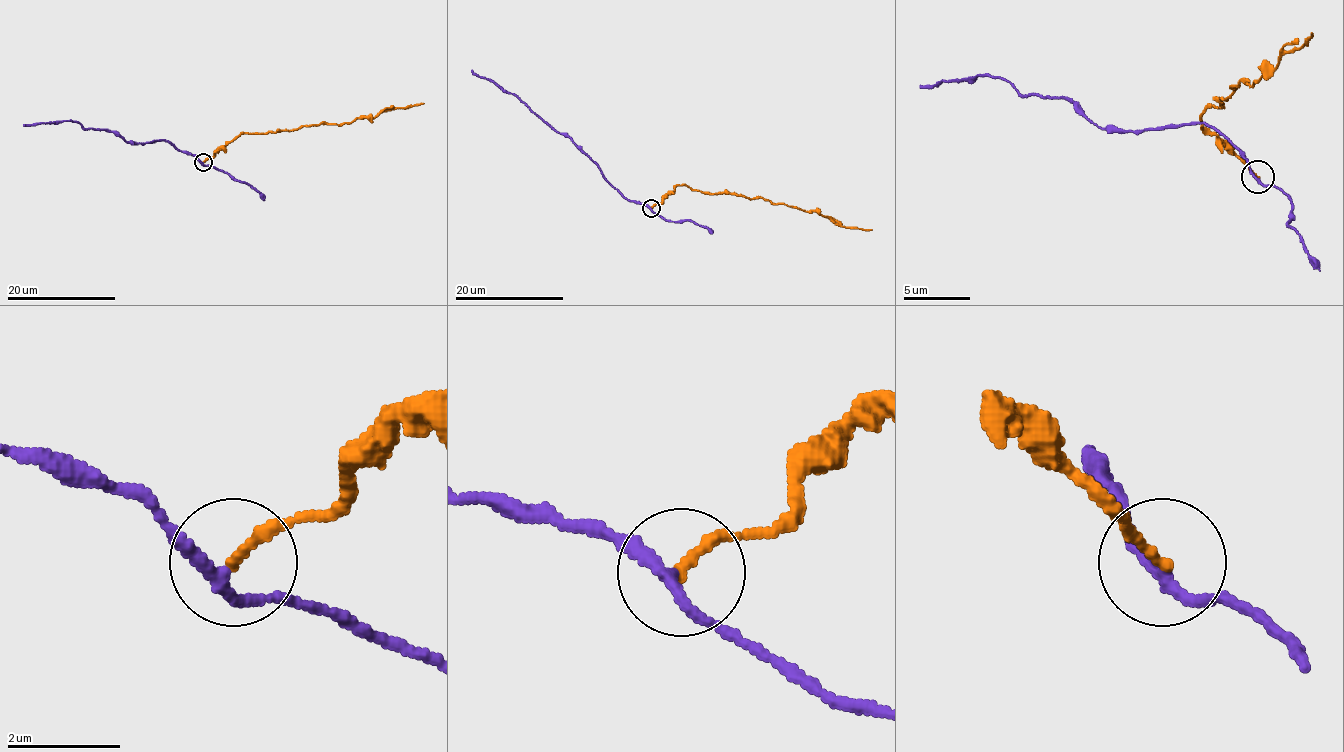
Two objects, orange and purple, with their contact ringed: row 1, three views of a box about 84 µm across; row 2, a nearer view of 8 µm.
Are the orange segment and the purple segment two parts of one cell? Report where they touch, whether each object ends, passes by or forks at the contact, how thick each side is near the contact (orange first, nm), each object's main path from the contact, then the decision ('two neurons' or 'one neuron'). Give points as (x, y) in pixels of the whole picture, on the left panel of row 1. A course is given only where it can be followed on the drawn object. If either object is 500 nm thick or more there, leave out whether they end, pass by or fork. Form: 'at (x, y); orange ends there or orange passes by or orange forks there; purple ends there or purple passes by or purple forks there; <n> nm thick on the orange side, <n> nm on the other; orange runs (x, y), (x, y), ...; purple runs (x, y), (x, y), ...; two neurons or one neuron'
at (203, 162); orange ends there; purple passes by; 200 nm thick on the orange side, 200 nm on the other; orange runs (203, 162), (241, 133), (293, 131), (304, 125), (324, 123), (343, 124), (375, 117), (392, 108), (424, 103); purple runs (203, 162), (164, 140), (128, 143), (121, 136), (104, 129), (84, 128), (75, 121), (23, 125); two neurons

